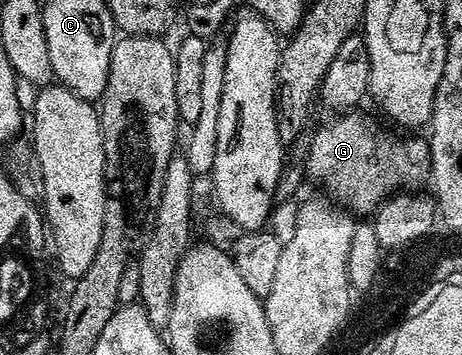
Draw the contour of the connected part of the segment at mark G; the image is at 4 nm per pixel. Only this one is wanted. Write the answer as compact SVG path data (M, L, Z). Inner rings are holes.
M359 112L334 116L330 125L323 126L310 139L307 173L312 180L314 177L321 181L330 193L326 194L350 214L372 215L393 194L417 191L424 181L426 184L430 176L429 142L421 135L402 135L392 128L384 129L375 118Z

